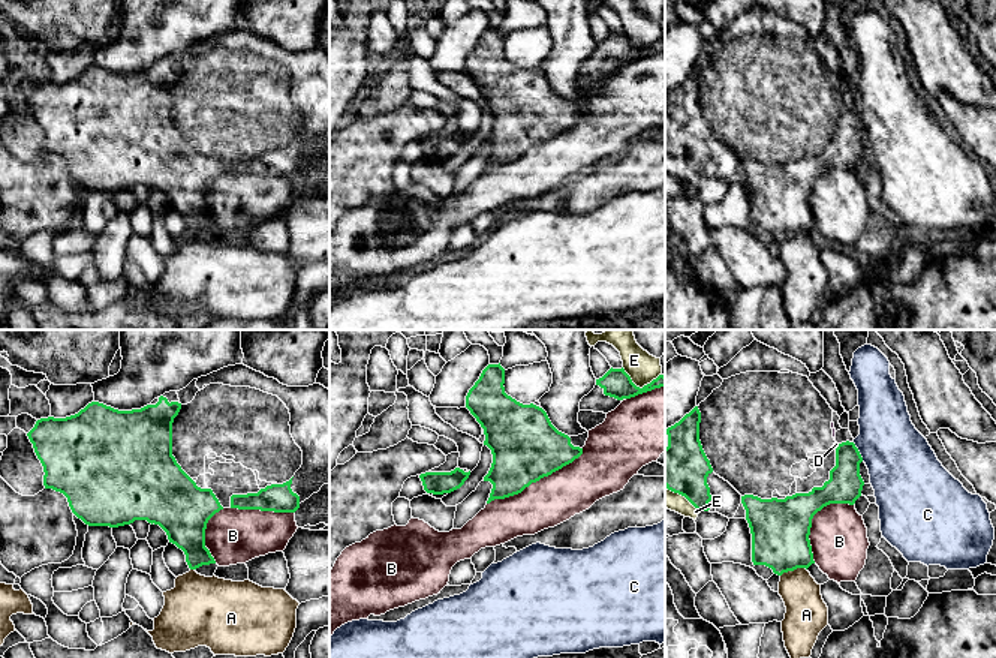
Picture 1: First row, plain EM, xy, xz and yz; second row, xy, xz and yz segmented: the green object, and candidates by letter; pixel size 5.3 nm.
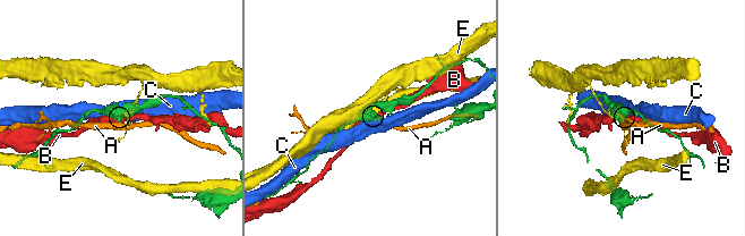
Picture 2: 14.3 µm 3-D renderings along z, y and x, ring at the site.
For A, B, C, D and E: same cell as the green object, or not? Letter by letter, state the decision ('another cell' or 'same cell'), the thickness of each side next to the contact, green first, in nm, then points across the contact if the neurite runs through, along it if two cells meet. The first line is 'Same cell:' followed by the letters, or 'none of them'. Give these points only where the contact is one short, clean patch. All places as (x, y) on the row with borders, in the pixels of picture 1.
Same cell: D
A: another cell; 320 nm thick on the green side, 220 nm on the other; border along yz (806, 568), (788, 570), (781, 576)
B: another cell; 380 nm thick on the green side, 260 nm on the other
C: another cell; 190 nm thick on the green side, 360 nm on the other
D: same cell; 190 nm thick on the green side, 20 nm on the other
E: another cell; 160 nm thick on the green side, 160 nm on the other

